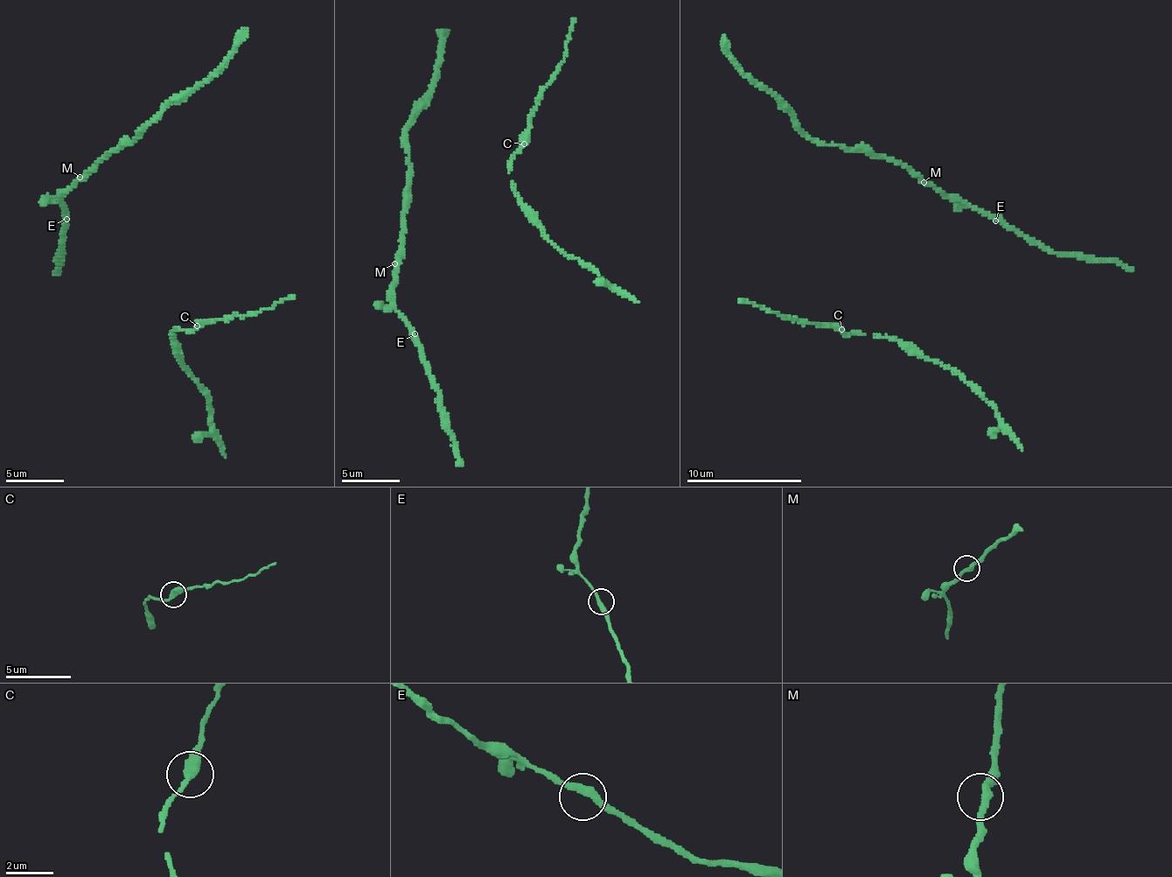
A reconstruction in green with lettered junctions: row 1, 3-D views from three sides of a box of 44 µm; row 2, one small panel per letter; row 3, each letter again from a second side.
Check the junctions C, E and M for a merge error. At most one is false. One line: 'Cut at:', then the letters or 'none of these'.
Cut at: none of these

